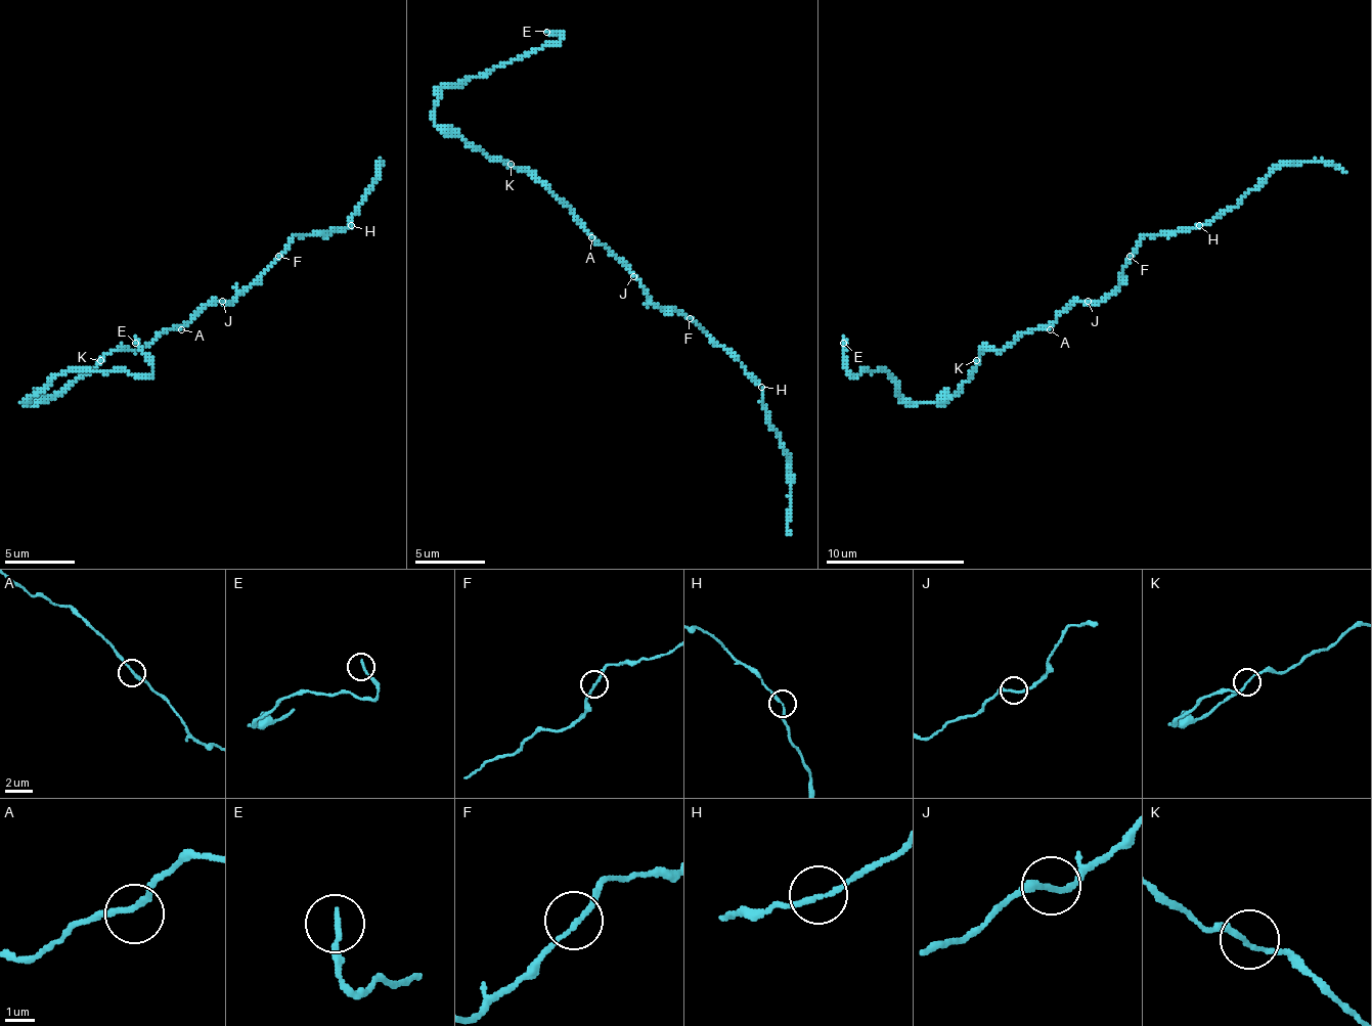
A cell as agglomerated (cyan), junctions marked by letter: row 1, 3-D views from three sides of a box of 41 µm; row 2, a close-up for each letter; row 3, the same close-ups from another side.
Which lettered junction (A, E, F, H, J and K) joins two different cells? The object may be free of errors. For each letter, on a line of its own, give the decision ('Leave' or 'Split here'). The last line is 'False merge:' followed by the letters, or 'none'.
A: Leave
E: Leave
F: Leave
H: Leave
J: Leave
K: Leave
False merge: none

